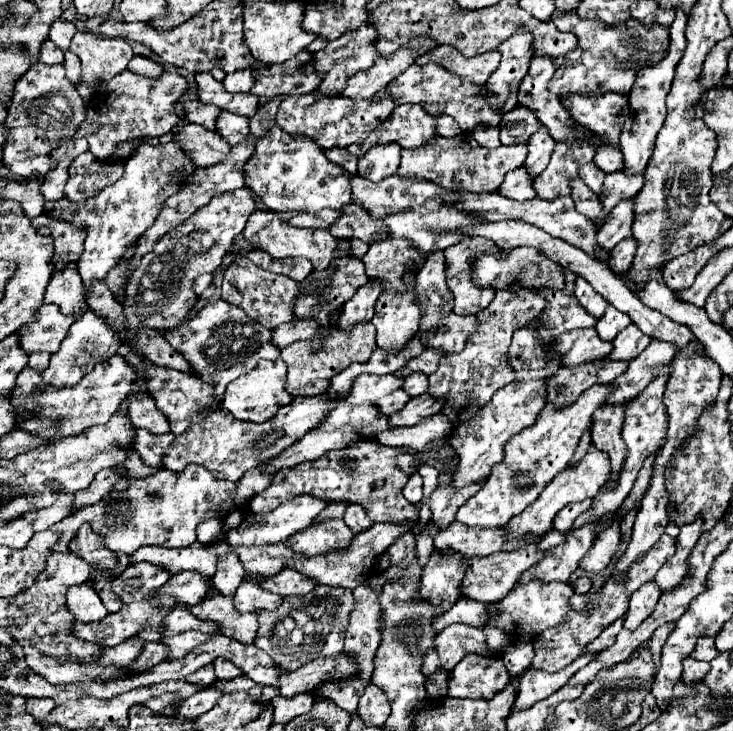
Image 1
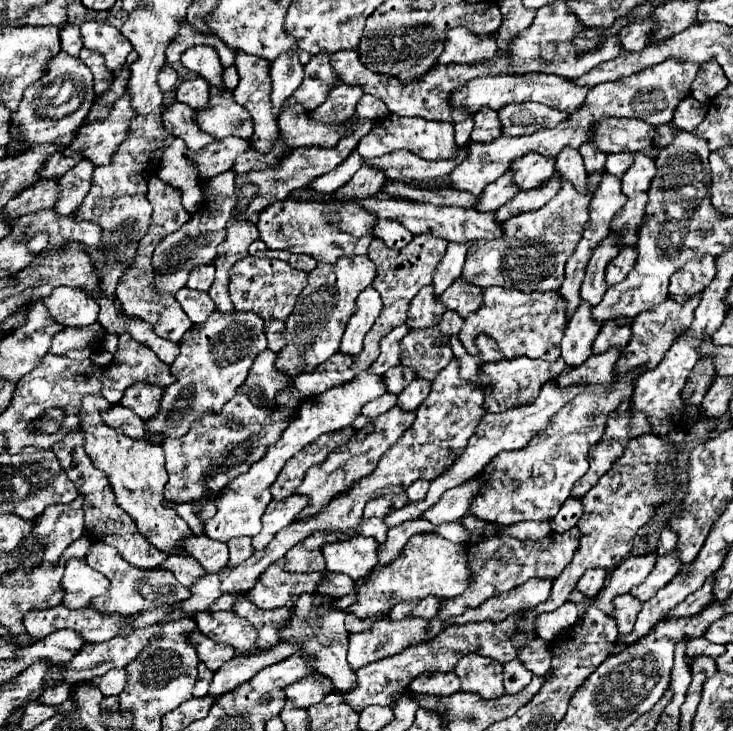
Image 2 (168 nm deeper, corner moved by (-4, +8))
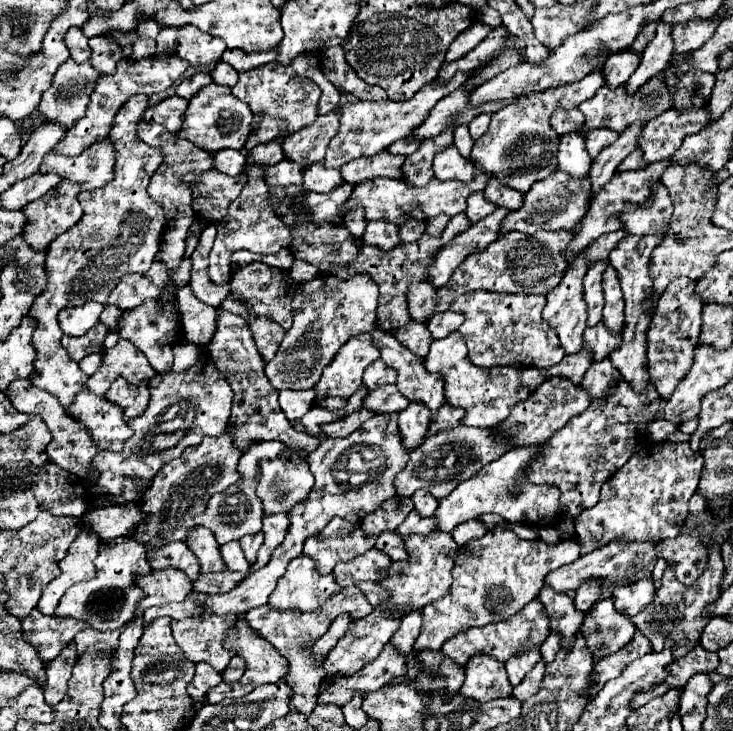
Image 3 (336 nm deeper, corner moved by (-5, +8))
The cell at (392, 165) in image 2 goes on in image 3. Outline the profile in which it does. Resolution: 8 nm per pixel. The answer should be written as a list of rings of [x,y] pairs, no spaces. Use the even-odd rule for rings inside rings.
[[[386,150],[374,156],[360,156],[350,164],[340,168],[342,178],[350,184],[360,184],[362,180],[376,178],[402,178],[402,164],[406,156],[390,156]]]

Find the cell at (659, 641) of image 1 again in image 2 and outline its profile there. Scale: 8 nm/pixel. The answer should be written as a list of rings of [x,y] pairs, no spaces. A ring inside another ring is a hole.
[[[709,576],[709,580],[705,580],[703,588],[699,588],[699,590],[693,592],[683,604],[679,604],[677,608],[673,608],[671,618],[695,616],[695,614],[701,612],[701,608],[705,608],[711,600],[713,600],[713,576]]]

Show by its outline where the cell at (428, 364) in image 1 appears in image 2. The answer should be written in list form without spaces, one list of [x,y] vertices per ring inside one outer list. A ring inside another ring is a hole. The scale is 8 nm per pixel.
[[[401,364],[399,366],[393,366],[389,368],[389,372],[385,374],[385,386],[387,386],[387,392],[393,392],[395,396],[403,392],[403,388],[407,388],[413,380],[415,380],[415,372],[411,372],[409,368],[403,368]]]

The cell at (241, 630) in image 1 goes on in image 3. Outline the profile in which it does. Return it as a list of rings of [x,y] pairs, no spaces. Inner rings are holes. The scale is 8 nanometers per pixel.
[[[348,586],[348,588],[342,588],[338,594],[330,596],[326,600],[326,604],[322,604],[314,612],[294,612],[294,610],[280,612],[270,606],[262,606],[262,608],[252,608],[250,612],[246,612],[246,620],[256,632],[260,632],[262,638],[266,638],[288,660],[286,682],[290,684],[290,688],[294,692],[292,696],[310,696],[310,692],[314,692],[314,688],[318,688],[318,680],[322,680],[320,662],[310,660],[312,658],[312,652],[310,652],[312,642],[318,640],[328,630],[330,622],[340,612],[348,612],[354,618],[364,618],[372,610],[374,610],[374,606],[364,598],[364,594],[356,586]]]

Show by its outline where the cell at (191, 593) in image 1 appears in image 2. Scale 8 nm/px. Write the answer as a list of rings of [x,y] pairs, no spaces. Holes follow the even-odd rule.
[[[95,540],[85,556],[89,566],[99,566],[101,574],[107,576],[107,580],[111,582],[109,592],[105,596],[99,596],[93,604],[93,608],[97,608],[97,612],[105,612],[105,614],[121,614],[121,616],[129,616],[129,614],[137,614],[137,612],[145,612],[145,610],[155,610],[163,604],[173,604],[173,602],[181,602],[189,598],[189,590],[185,586],[179,586],[177,578],[173,576],[173,572],[169,570],[139,570],[133,564],[125,562],[121,558],[121,554],[117,552],[117,548]]]

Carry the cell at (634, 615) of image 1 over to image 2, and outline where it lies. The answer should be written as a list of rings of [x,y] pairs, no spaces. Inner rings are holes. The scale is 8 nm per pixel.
[[[621,594],[613,600],[613,612],[609,612],[609,618],[617,622],[619,634],[629,634],[633,630],[633,624],[635,624],[635,618],[641,606],[643,604],[631,594]]]

